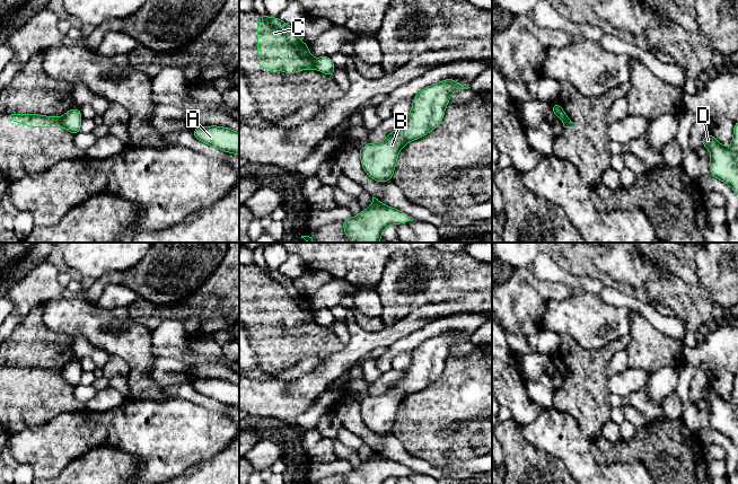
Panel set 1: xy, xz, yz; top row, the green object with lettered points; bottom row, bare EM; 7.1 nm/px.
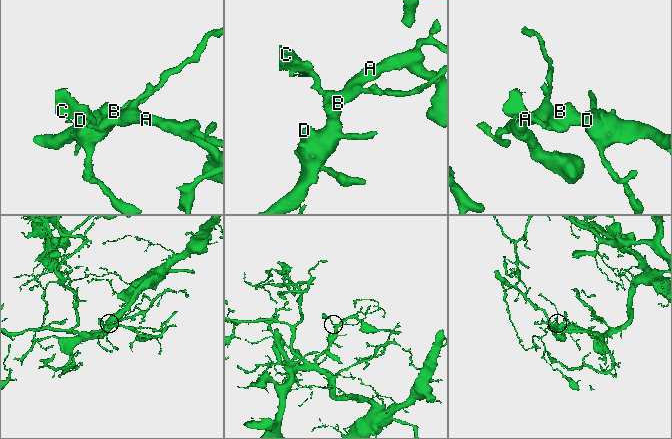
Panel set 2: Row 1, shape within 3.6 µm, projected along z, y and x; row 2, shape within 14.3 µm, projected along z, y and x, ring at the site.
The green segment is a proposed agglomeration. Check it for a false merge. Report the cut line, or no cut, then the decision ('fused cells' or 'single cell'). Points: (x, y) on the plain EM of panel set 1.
xz (313, 311), (315, 320) | fused cells

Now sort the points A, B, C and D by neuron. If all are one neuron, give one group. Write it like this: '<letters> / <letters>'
A B D / C

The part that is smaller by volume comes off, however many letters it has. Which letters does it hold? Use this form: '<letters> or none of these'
C

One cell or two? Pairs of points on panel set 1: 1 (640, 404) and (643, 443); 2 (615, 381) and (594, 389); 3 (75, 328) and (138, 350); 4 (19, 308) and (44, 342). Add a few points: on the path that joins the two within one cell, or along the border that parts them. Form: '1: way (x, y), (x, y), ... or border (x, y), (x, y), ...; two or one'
1: border (647, 423), (649, 424); two
2: border (607, 377), (607, 389), (611, 393); two
3: way (90, 328), (96, 328), (104, 334), (122, 336); one
4: border (42, 305), (36, 305), (11, 333); two

